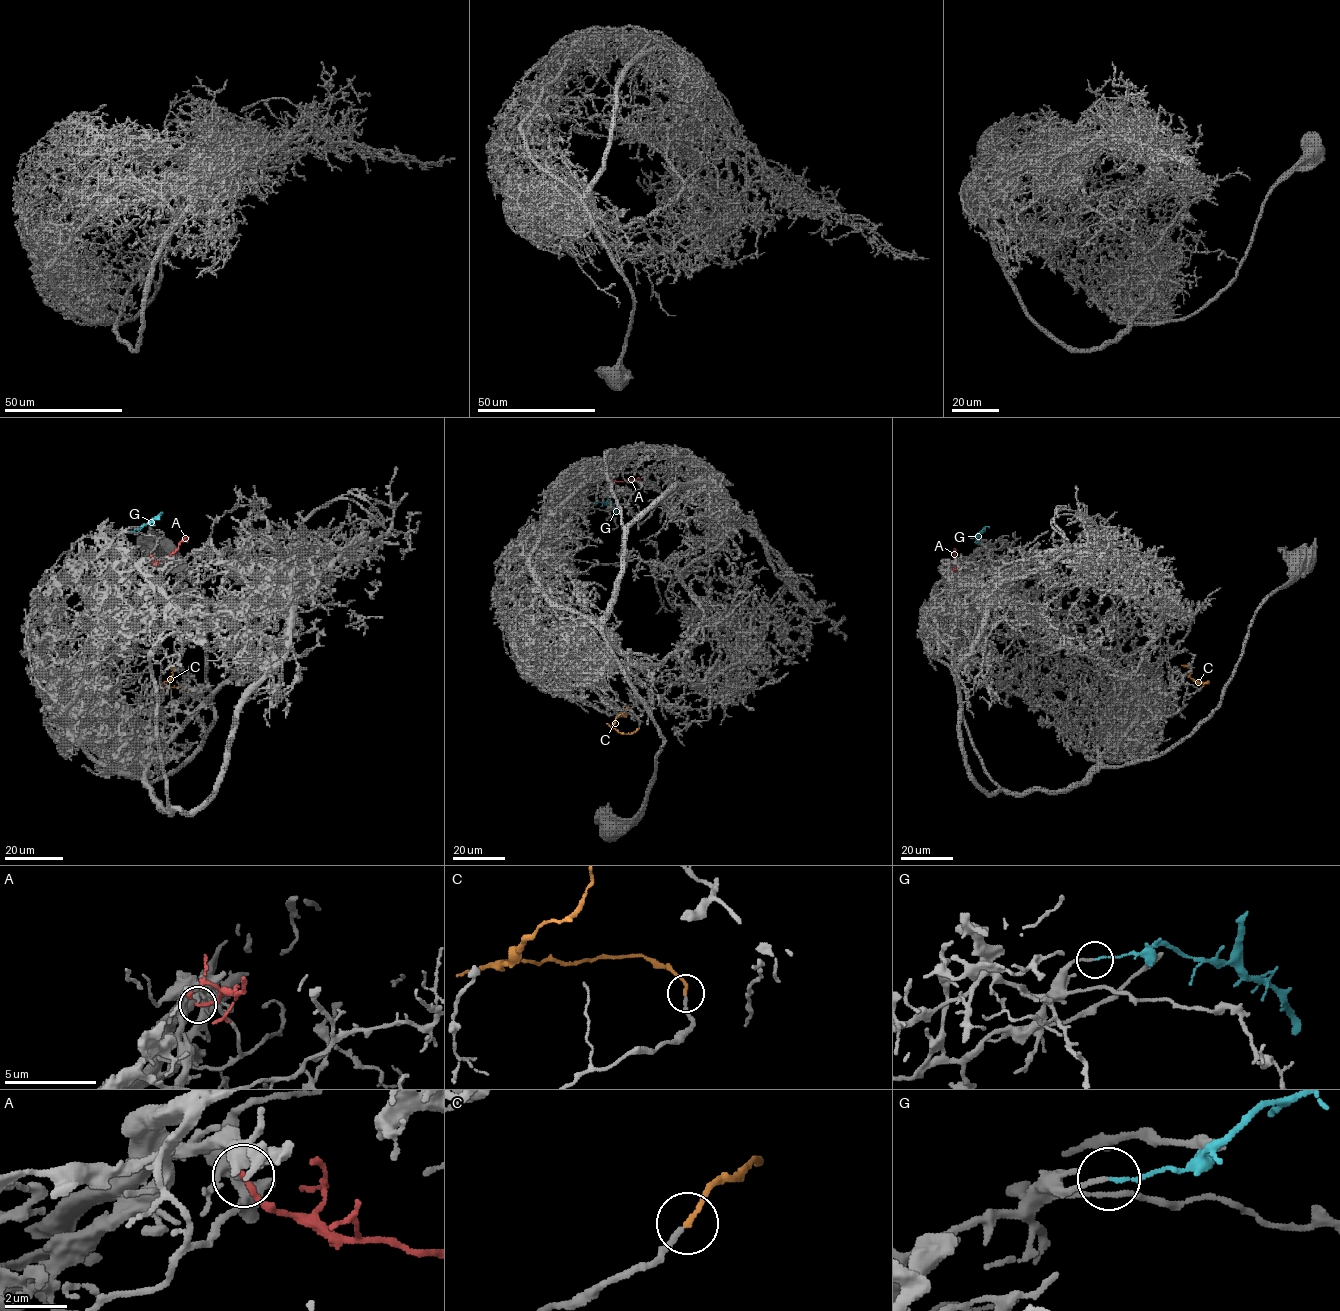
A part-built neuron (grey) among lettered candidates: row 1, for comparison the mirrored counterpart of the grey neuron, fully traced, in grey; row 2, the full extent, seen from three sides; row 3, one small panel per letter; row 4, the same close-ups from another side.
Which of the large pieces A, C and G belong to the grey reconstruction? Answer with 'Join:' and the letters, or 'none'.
Join: C

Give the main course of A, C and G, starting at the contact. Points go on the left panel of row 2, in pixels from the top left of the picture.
A: (146, 562), (167, 558), (184, 539), (187, 542)
C: (187, 692), (180, 686), (158, 688), (170, 678), (171, 669), (176, 667)
G: (130, 531), (138, 530), (162, 513)

